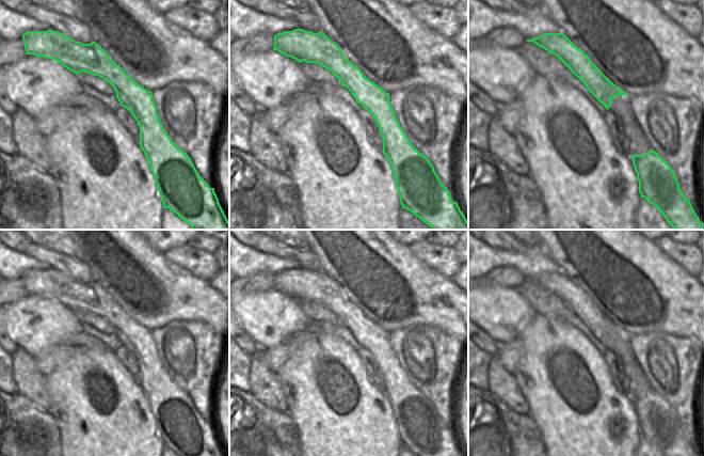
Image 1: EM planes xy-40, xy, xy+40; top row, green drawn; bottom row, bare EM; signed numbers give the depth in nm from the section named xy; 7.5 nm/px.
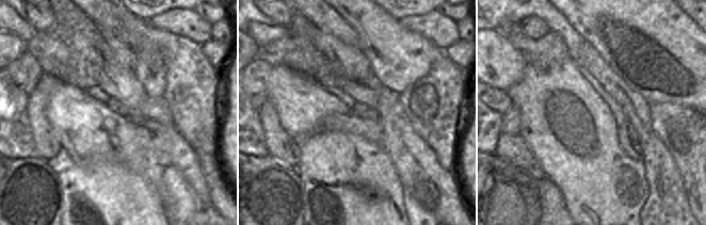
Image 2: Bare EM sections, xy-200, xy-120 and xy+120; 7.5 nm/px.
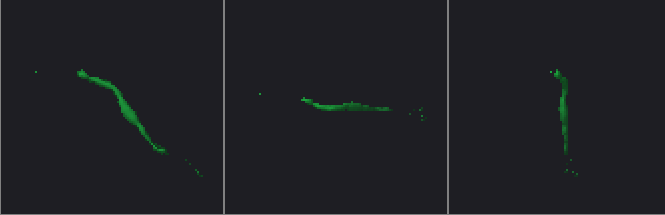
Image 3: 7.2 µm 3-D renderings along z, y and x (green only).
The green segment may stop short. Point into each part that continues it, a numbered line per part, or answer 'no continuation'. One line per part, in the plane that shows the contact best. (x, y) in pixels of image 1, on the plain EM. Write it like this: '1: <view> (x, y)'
no continuation

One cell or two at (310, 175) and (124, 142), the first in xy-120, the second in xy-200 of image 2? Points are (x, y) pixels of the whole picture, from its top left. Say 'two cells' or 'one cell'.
two cells

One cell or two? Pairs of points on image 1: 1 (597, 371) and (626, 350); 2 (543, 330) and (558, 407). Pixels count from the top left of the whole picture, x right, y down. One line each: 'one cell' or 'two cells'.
1: two cells
2: one cell

